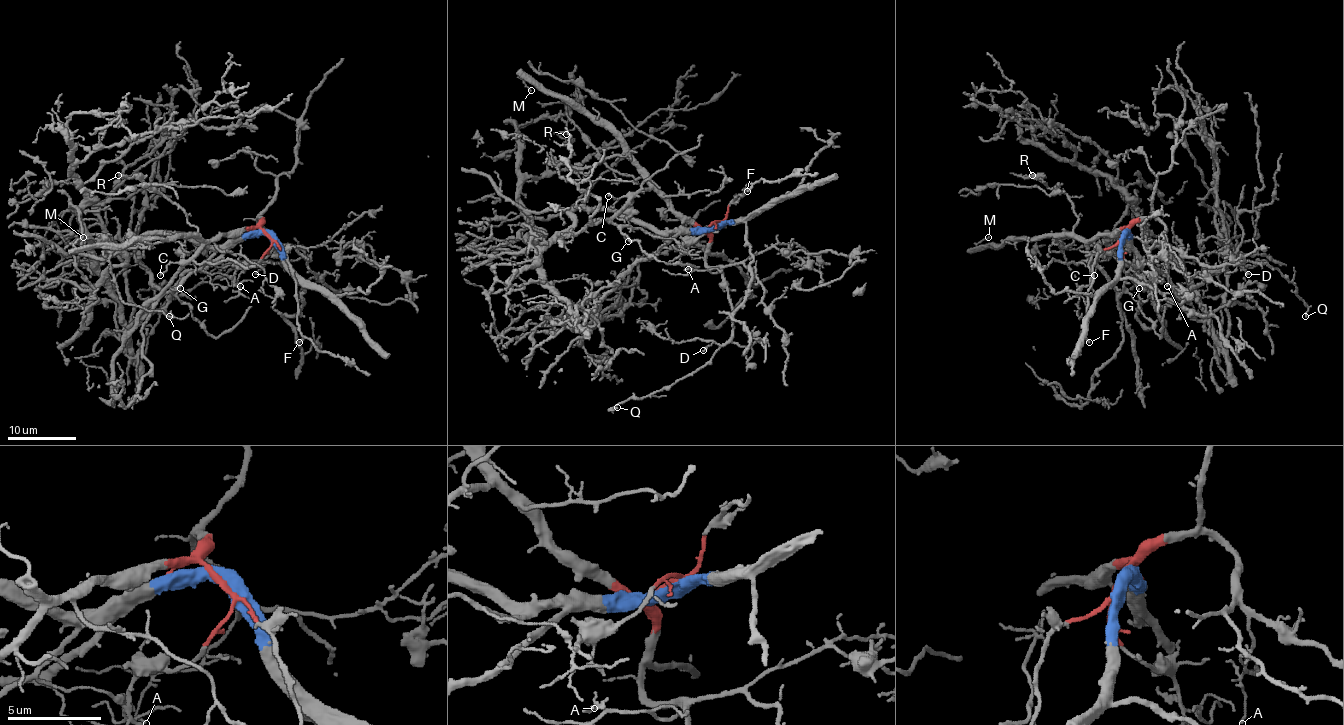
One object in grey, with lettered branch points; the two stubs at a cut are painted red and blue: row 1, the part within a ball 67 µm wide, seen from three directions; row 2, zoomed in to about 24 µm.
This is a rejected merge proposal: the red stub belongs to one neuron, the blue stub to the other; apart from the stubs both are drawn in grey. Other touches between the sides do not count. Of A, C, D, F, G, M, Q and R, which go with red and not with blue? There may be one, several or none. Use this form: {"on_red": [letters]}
{"on_red": ["A", "C", "D", "F", "M", "Q", "R"]}

